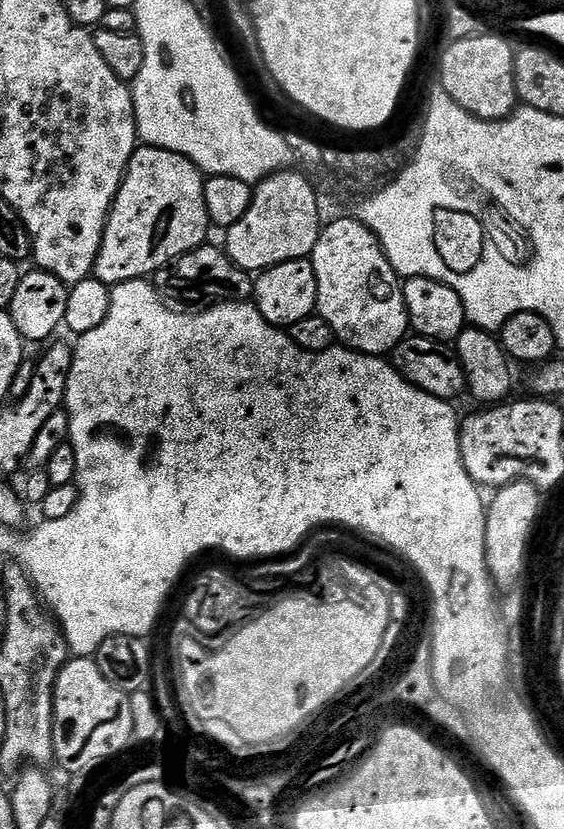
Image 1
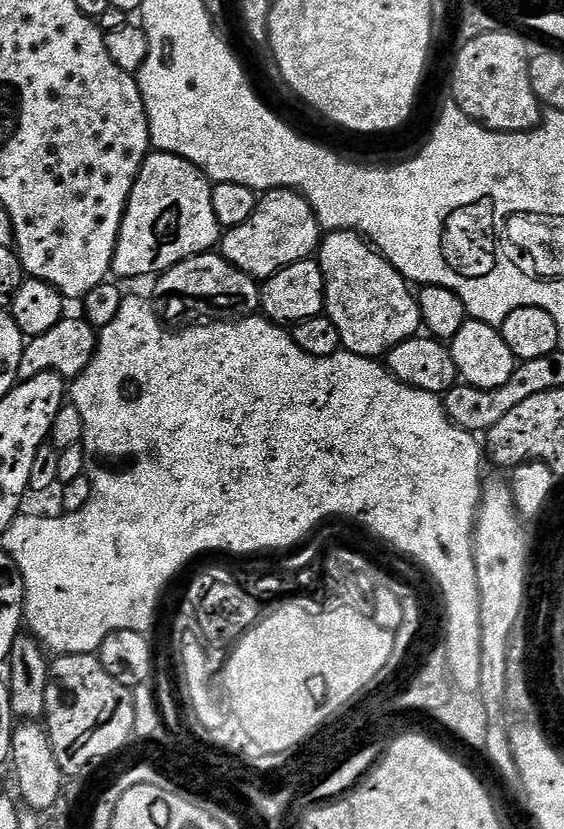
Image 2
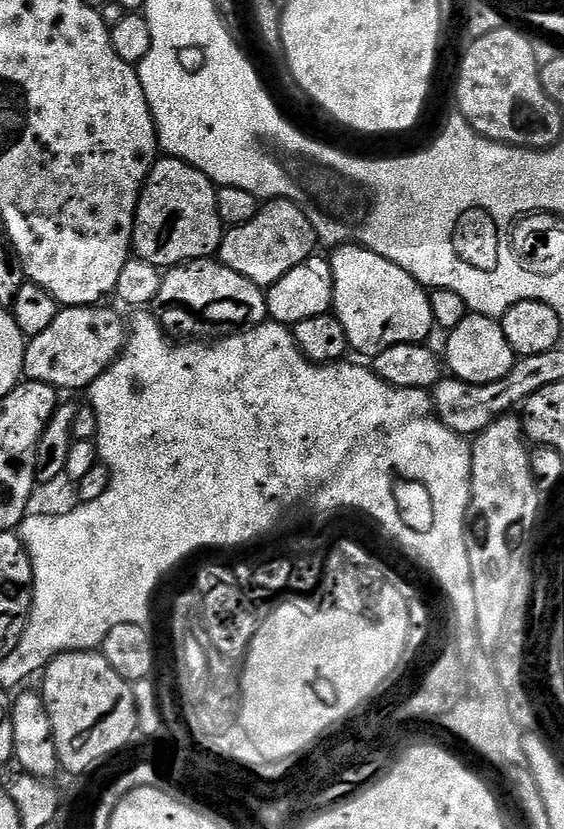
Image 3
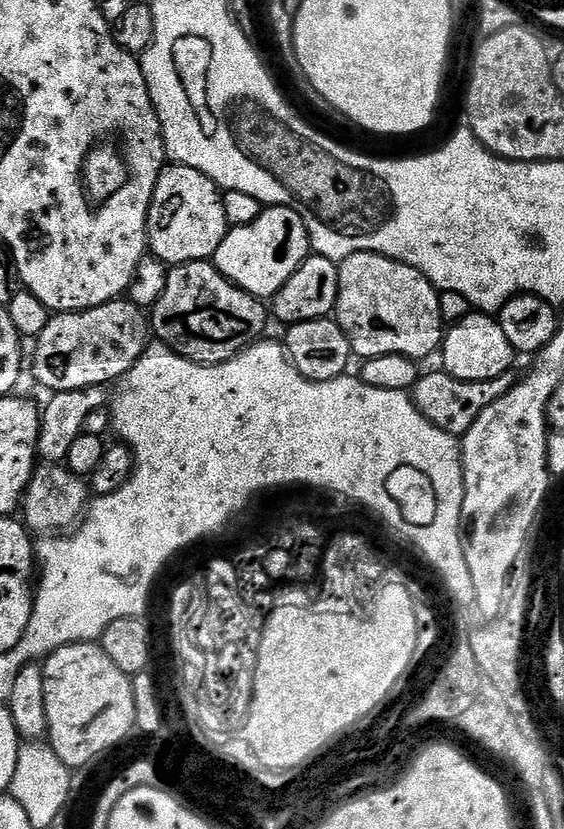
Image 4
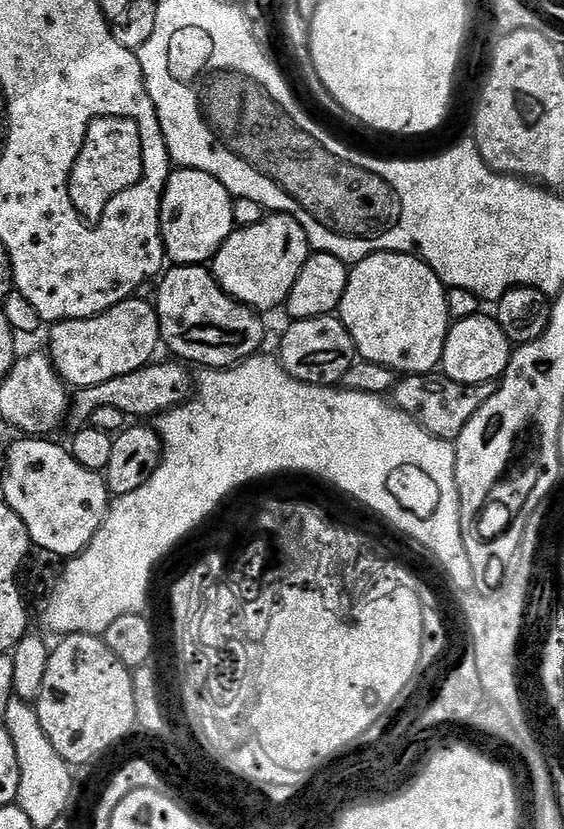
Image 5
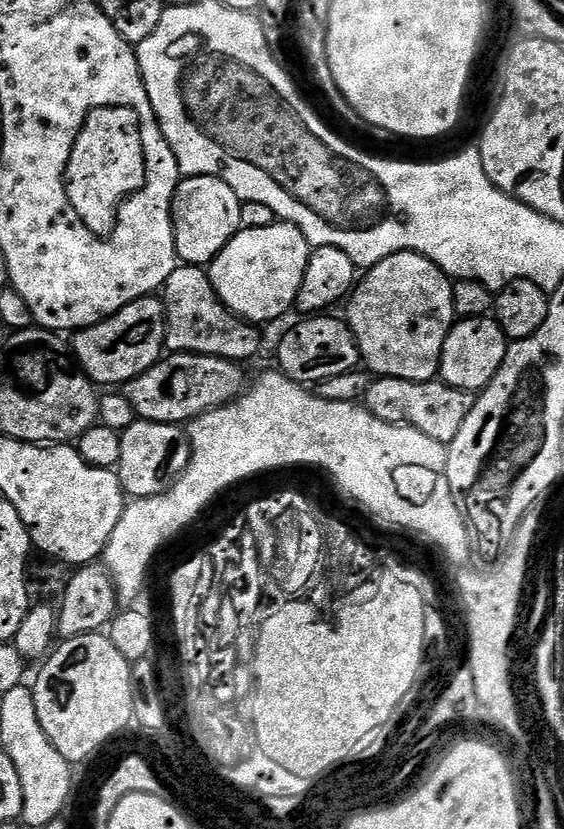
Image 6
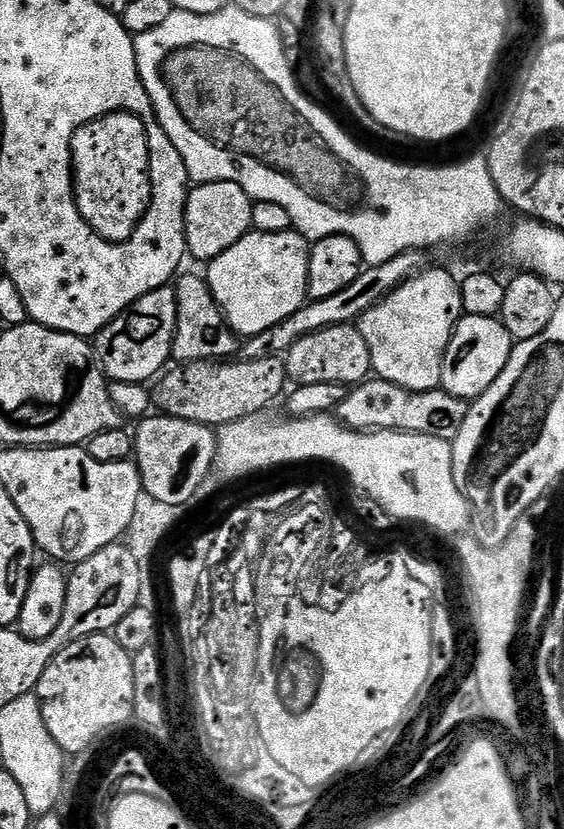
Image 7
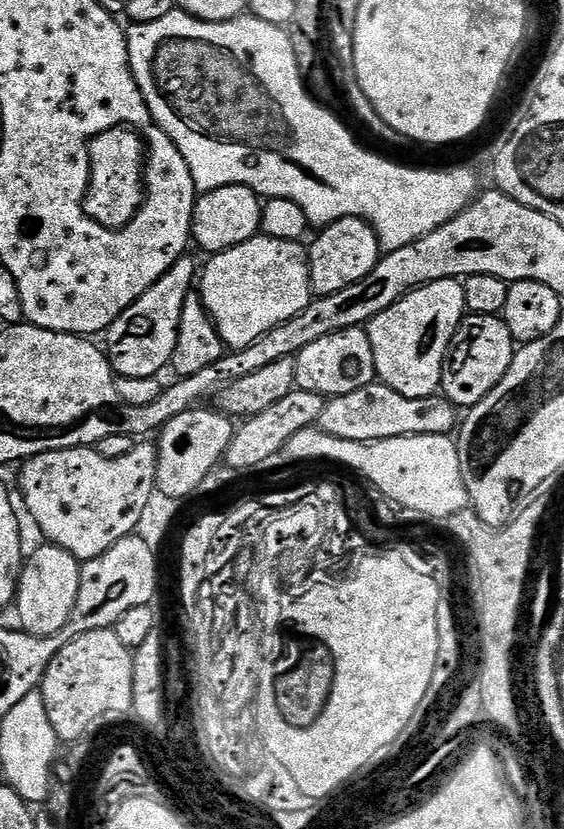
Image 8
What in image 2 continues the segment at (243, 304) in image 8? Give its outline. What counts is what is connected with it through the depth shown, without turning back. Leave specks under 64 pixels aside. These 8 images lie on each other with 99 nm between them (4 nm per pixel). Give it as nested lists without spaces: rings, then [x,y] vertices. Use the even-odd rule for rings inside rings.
[[[273,188],[257,199],[254,214],[242,226],[223,233],[222,255],[247,276],[267,278],[294,262],[315,257],[321,239],[322,229],[310,201],[291,188]]]

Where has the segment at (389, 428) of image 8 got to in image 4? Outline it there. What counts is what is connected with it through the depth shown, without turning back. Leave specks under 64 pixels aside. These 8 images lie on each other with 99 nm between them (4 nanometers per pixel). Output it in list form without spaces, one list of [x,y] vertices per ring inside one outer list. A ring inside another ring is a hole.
[[[437,370],[437,372],[425,371],[416,385],[411,388],[410,395],[414,406],[425,418],[438,430],[446,430],[446,434],[463,438],[478,422],[478,417],[482,415],[482,410],[486,406],[494,406],[502,394],[506,394],[517,382],[517,377],[511,371],[498,374],[498,378],[486,378],[482,382],[470,382],[462,378],[454,378],[449,372]]]

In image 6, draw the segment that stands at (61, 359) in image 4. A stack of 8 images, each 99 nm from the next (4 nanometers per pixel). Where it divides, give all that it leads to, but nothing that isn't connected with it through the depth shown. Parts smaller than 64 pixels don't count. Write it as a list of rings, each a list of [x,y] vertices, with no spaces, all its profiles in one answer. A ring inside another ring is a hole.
[[[155,295],[143,296],[89,328],[82,328],[70,340],[70,351],[77,364],[97,386],[123,386],[138,374],[150,370],[165,351],[164,301]]]

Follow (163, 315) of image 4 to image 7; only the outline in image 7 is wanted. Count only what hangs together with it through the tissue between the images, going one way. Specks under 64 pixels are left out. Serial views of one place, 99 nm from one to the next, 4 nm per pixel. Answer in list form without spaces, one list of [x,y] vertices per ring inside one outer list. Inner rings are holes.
[[[181,275],[174,284],[176,333],[172,339],[172,360],[180,364],[197,364],[199,360],[223,362],[235,357],[242,348],[241,337],[233,332],[225,320],[224,311],[220,309],[212,291],[208,289],[207,279],[203,275],[183,276]]]

